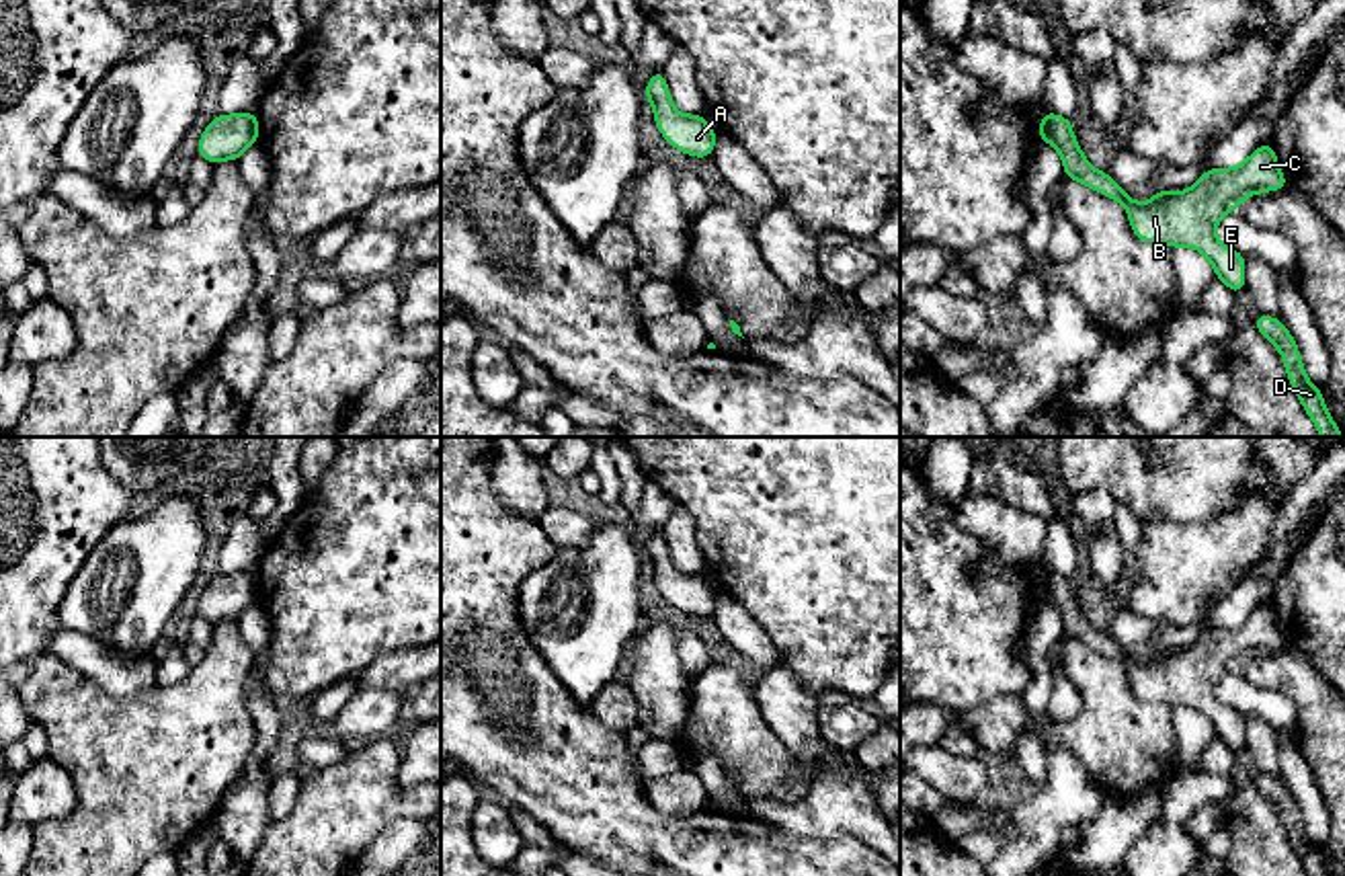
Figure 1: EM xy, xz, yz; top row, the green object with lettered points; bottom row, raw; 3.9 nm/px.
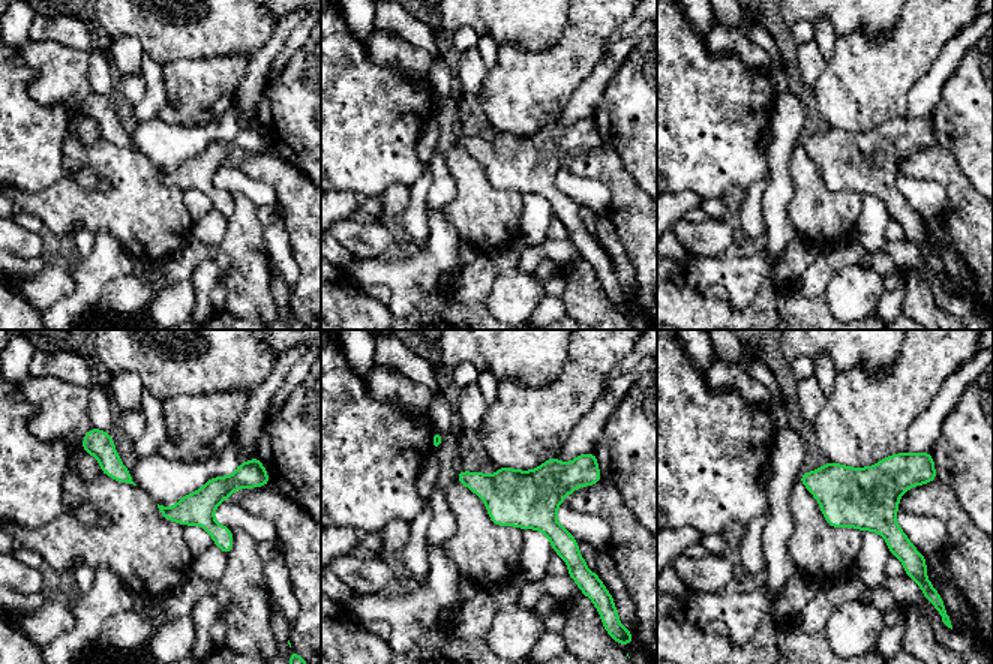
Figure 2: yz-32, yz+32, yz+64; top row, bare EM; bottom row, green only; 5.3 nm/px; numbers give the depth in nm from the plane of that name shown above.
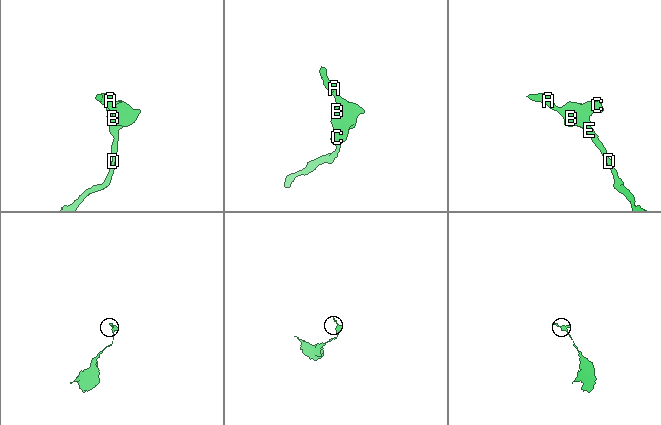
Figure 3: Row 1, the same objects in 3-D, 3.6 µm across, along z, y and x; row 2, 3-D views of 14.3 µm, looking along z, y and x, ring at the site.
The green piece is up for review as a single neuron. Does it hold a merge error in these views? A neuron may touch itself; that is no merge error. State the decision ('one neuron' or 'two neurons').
one neuron

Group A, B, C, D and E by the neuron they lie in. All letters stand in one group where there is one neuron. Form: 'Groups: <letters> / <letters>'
Groups: A B C D E

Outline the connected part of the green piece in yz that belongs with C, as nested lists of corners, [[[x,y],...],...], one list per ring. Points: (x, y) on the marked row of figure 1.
[[[1044,113],[1040,119],[1040,140],[1052,144],[1064,162],[1064,176],[1119,201],[1138,240],[1160,242],[1171,248],[1189,246],[1199,250],[1232,293],[1245,289],[1247,258],[1216,238],[1220,220],[1257,193],[1288,187],[1277,166],[1271,144],[1259,146],[1234,168],[1210,168],[1197,183],[1179,193],[1156,191],[1148,203],[1134,201],[1107,174],[1089,164],[1074,140],[1070,119]]]

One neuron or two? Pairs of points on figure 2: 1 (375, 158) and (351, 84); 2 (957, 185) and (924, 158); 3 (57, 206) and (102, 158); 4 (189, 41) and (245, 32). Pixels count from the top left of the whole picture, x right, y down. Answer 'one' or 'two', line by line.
1: one
2: one
3: one
4: one

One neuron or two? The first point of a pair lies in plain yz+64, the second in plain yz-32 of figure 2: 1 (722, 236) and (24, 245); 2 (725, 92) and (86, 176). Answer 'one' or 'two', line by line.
1: one
2: two

